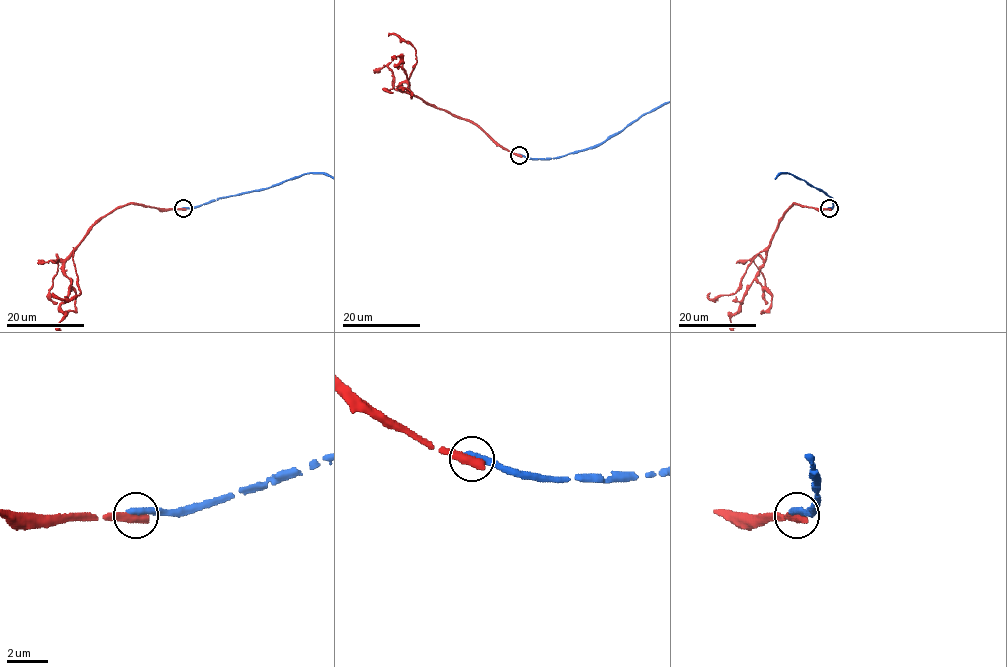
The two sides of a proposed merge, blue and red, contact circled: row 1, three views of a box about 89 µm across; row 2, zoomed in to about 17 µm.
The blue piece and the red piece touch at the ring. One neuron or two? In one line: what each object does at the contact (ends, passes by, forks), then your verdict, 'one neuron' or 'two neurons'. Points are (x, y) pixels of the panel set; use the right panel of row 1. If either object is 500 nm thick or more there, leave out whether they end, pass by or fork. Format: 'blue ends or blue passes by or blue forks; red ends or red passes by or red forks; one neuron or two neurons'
two neurons

